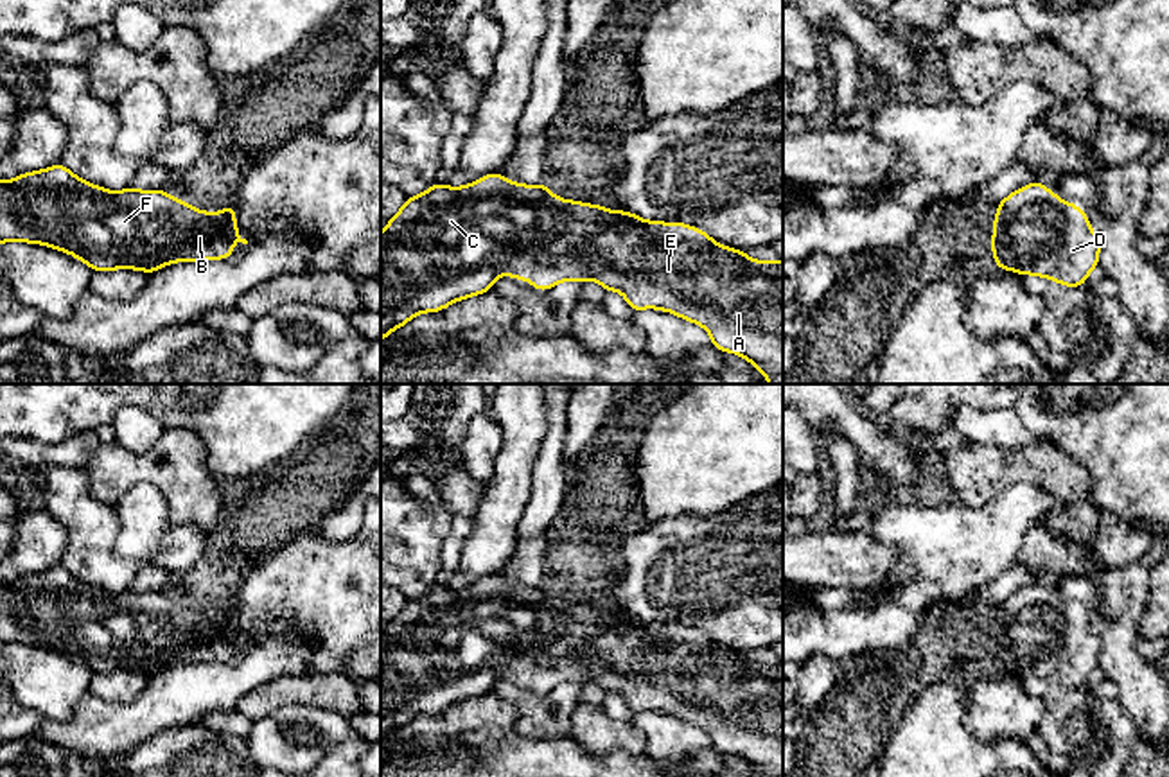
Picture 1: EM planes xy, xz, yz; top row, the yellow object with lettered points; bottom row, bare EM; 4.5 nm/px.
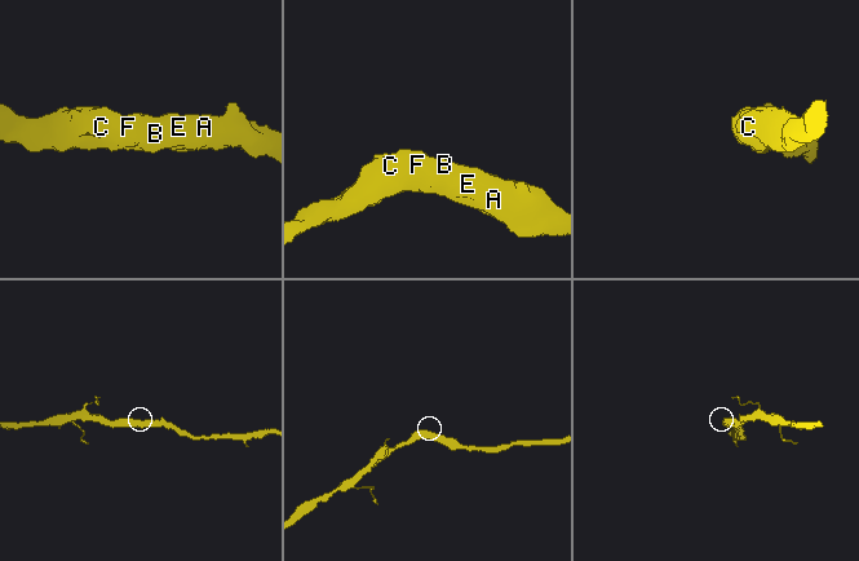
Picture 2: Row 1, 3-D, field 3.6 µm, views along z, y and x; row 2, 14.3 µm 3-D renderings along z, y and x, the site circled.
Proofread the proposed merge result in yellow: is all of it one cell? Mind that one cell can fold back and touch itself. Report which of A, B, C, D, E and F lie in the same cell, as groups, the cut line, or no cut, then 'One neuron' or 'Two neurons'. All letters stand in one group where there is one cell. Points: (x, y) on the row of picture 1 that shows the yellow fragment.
Groups: A B C D E F. No split. One neuron

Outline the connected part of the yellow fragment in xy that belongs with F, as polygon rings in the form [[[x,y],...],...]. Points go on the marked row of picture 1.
[[[63,163],[0,181],[0,244],[9,240],[43,244],[70,253],[88,264],[93,273],[140,269],[147,275],[172,262],[232,258],[233,242],[248,244],[239,237],[233,203],[210,214],[162,188],[111,192],[81,179]]]

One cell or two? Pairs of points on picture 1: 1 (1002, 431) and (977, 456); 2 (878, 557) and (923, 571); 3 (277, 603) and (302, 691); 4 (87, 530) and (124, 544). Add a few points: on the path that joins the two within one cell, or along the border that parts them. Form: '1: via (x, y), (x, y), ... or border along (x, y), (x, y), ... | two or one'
1: border along (972, 440), (1002, 447), (1026, 447), (1033, 444) | two
2: border along (868, 528), (895, 560), (884, 582), (864, 589) | two
3: border along (340, 672), (282, 675), (257, 688) | two
4: border along (112, 506), (119, 523), (115, 551), (140, 566) | two

